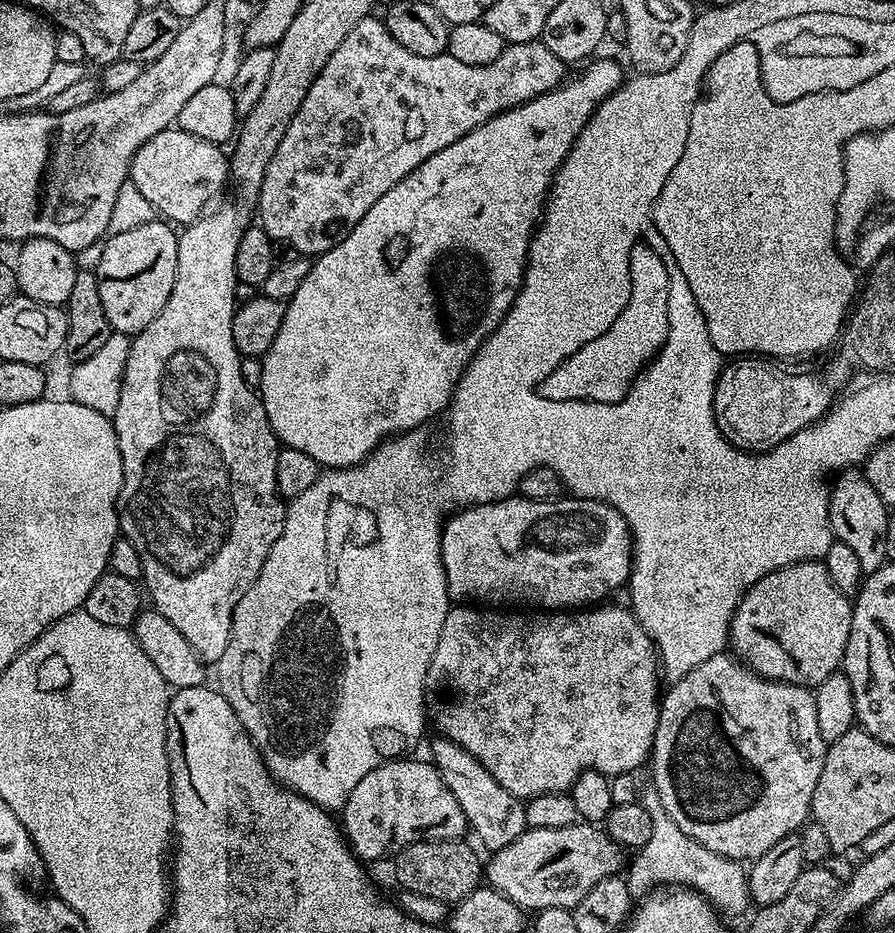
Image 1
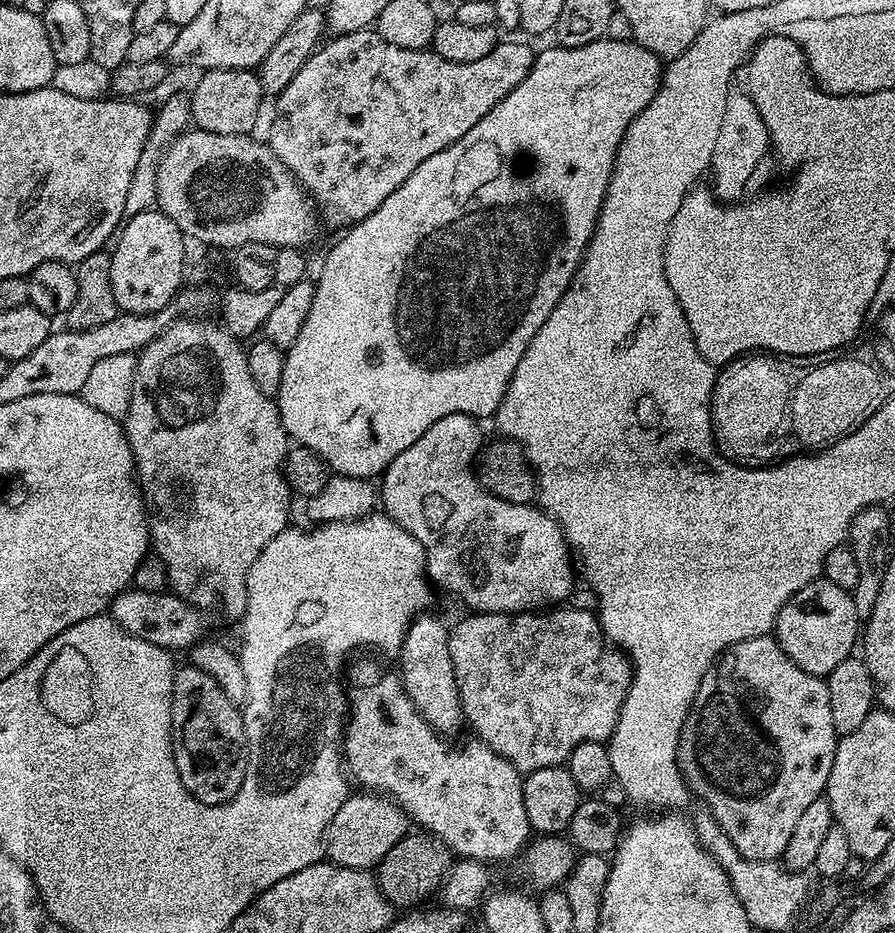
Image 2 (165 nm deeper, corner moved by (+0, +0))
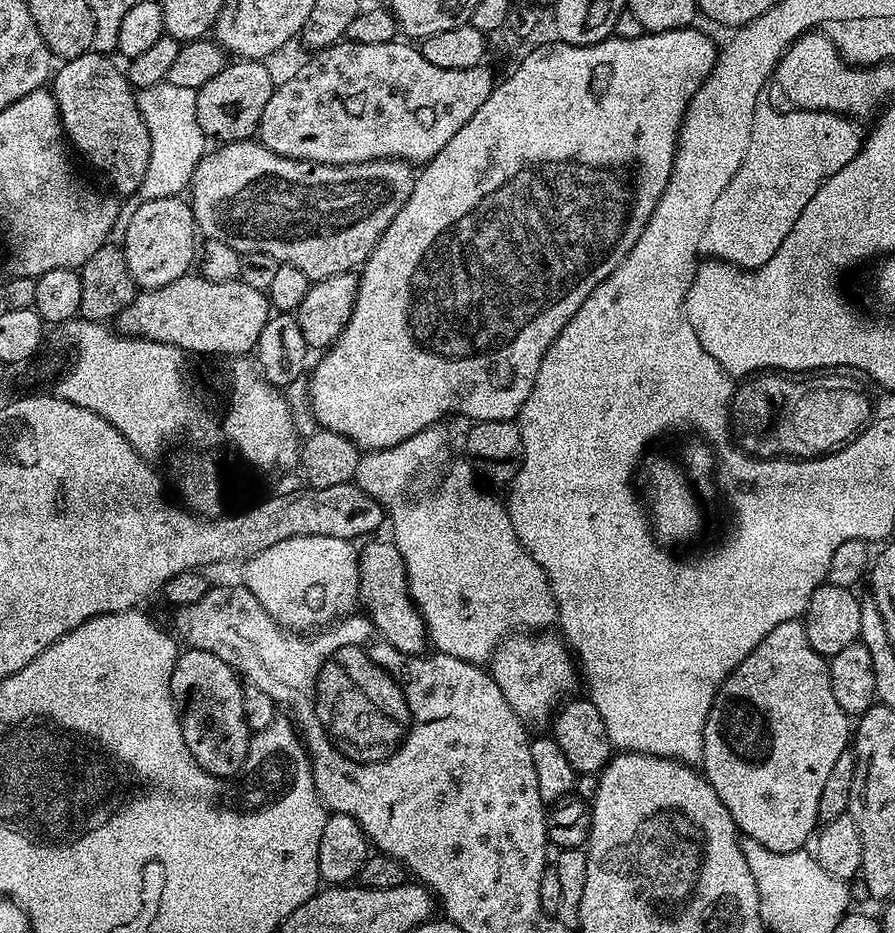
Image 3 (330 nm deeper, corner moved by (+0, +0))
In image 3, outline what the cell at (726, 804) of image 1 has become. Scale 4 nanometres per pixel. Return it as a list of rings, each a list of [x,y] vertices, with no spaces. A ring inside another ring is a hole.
[[[800,620],[782,622],[782,626],[774,626],[742,663],[724,679],[722,686],[716,691],[714,702],[708,711],[706,726],[704,727],[704,763],[702,765],[703,775],[708,777],[710,786],[722,798],[726,810],[730,810],[730,818],[734,818],[737,829],[743,835],[754,838],[754,842],[762,842],[766,850],[774,850],[778,854],[787,852],[798,852],[805,847],[804,844],[813,839],[818,828],[820,815],[818,814],[818,798],[822,798],[822,786],[826,786],[826,777],[830,774],[830,769],[834,767],[834,762],[838,762],[838,754],[846,751],[850,744],[850,717],[847,712],[838,706],[838,701],[834,698],[834,690],[830,686],[830,674],[828,673],[828,660],[810,646],[810,638],[806,634],[803,623]]]

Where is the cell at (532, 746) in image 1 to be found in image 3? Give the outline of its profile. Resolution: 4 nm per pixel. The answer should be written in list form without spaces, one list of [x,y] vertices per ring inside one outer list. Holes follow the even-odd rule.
[[[552,630],[505,636],[490,657],[490,671],[514,714],[528,726],[547,725],[562,701],[575,693],[576,680],[578,684],[577,661],[563,635]]]

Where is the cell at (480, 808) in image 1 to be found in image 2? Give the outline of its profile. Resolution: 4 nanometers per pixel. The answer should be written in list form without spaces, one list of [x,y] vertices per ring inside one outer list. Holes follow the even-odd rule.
[[[421,614],[408,625],[408,633],[404,635],[404,641],[398,653],[400,668],[398,675],[400,683],[403,684],[406,694],[410,698],[412,705],[422,714],[422,718],[433,728],[435,732],[449,734],[456,732],[461,727],[465,727],[466,721],[464,711],[460,705],[460,695],[458,694],[458,682],[454,674],[454,660],[450,658],[450,646],[448,645],[449,625],[443,624],[436,616]]]

